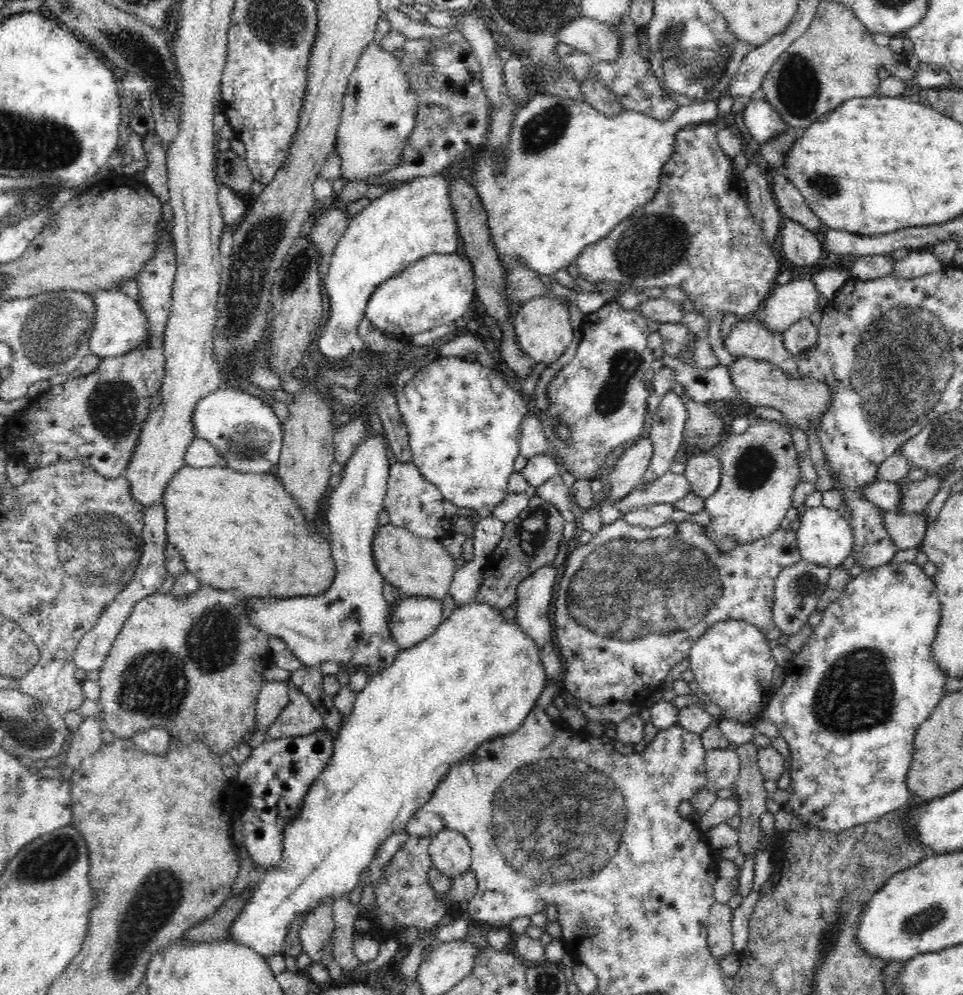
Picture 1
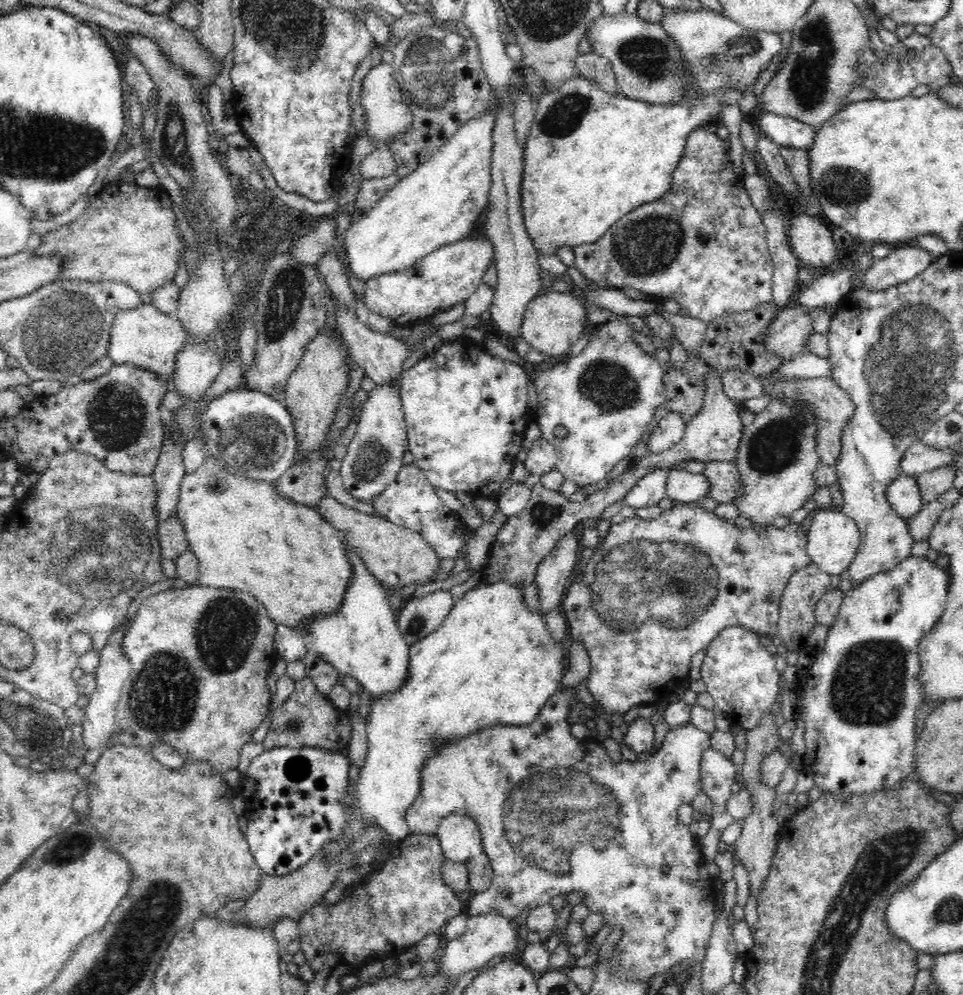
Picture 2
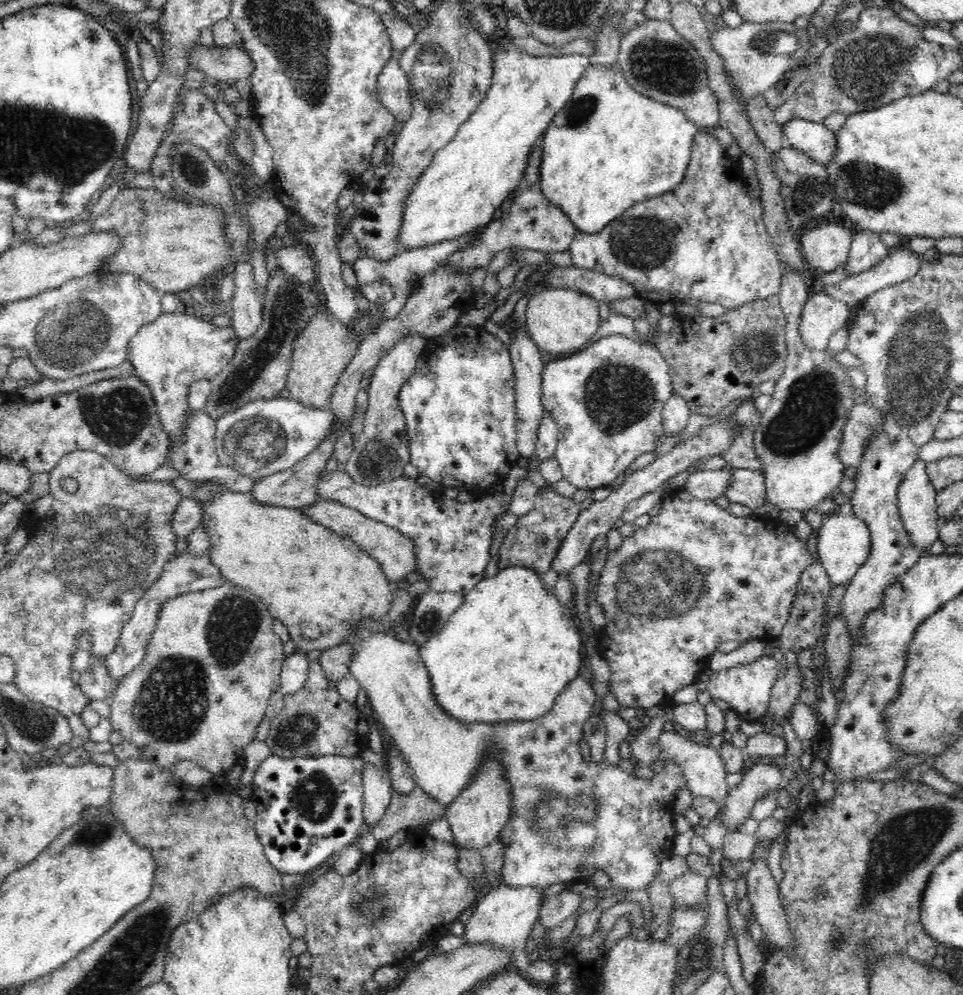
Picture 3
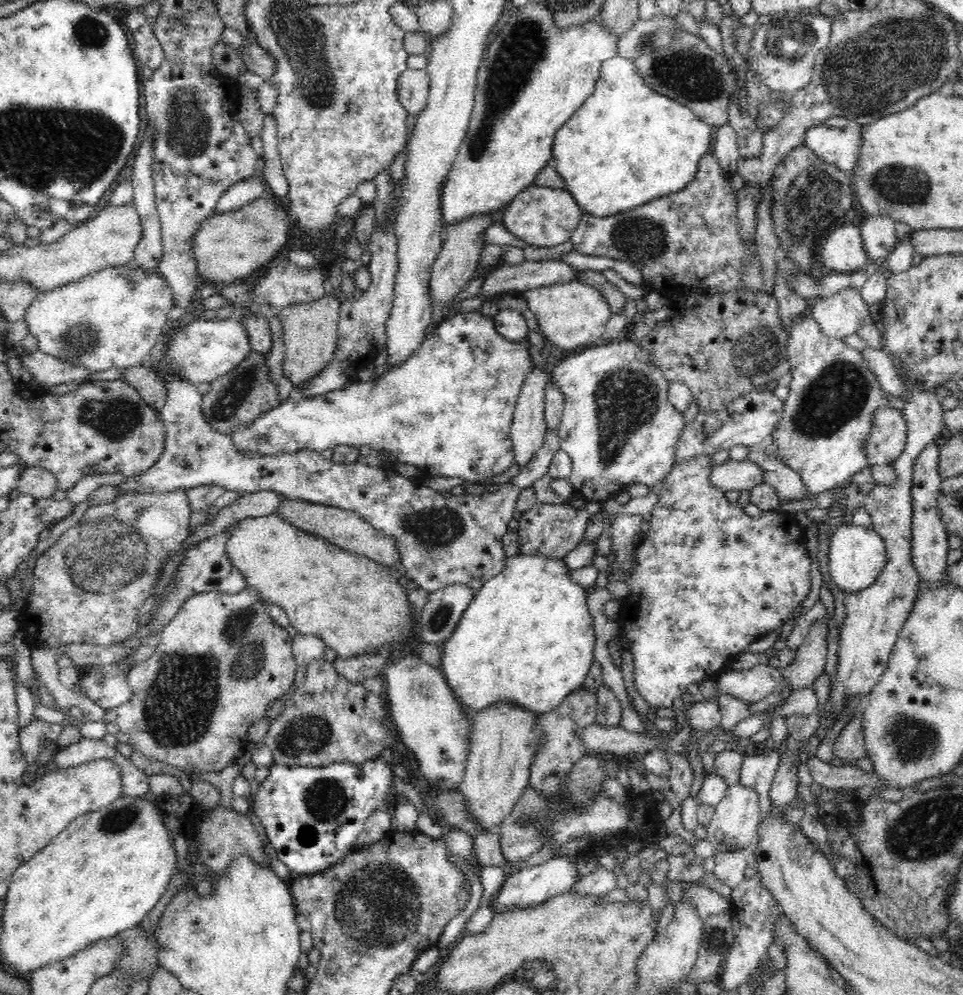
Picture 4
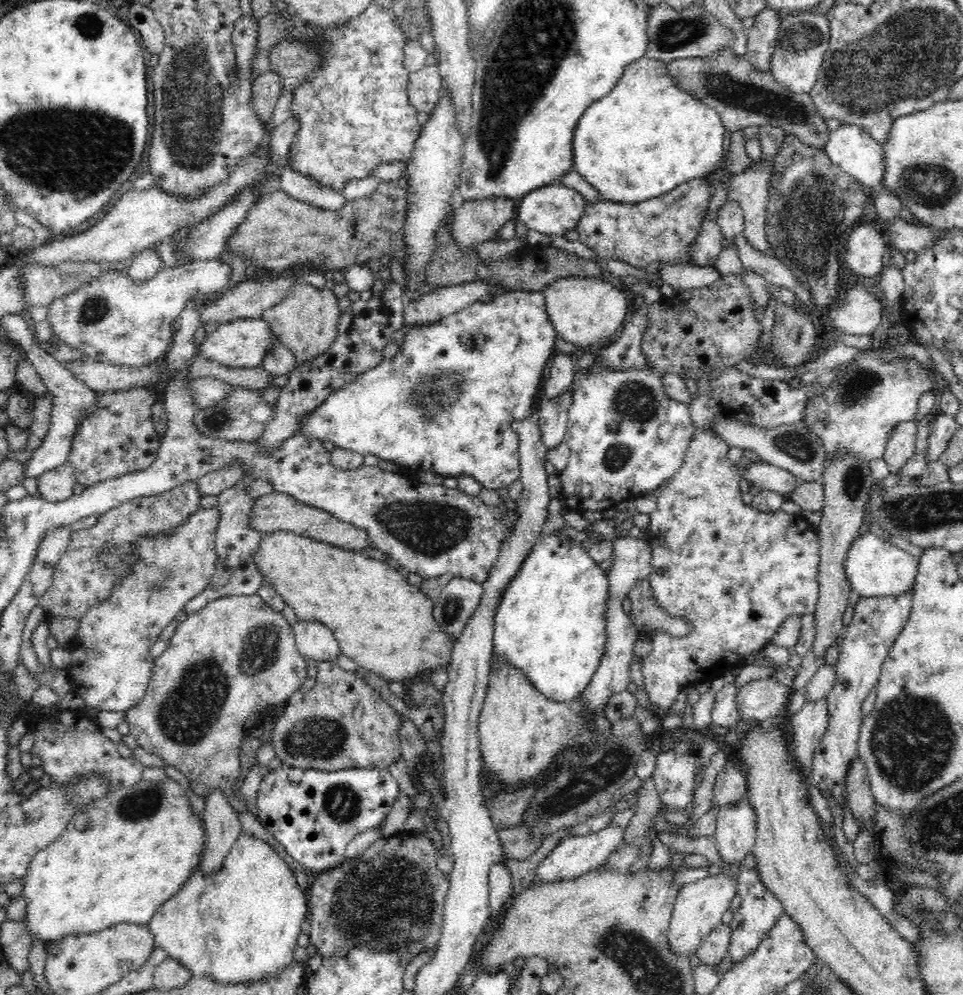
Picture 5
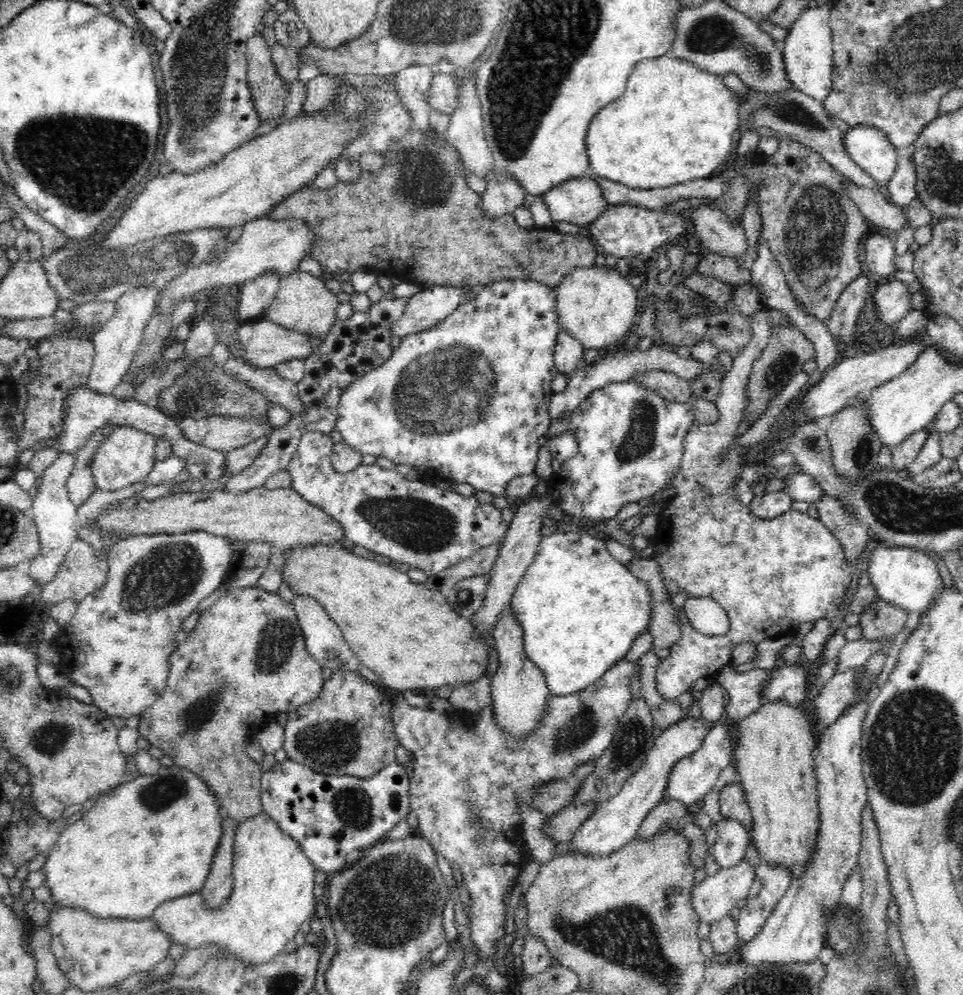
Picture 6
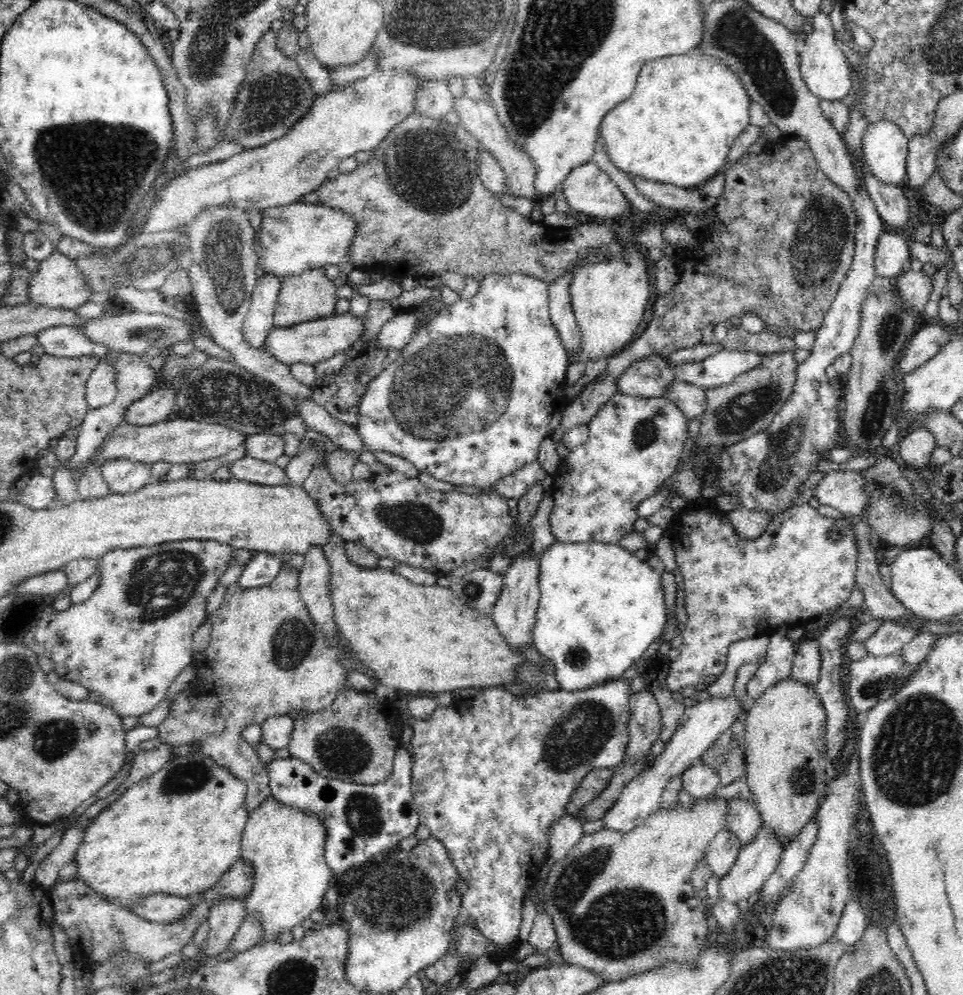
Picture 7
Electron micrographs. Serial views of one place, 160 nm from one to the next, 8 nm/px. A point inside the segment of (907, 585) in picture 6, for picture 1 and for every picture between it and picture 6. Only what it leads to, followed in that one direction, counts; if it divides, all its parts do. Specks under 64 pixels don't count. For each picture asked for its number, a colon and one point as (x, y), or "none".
1: (824, 537)
2: (833, 538)
3: (843, 542)
4: (856, 554)
5: (875, 568)

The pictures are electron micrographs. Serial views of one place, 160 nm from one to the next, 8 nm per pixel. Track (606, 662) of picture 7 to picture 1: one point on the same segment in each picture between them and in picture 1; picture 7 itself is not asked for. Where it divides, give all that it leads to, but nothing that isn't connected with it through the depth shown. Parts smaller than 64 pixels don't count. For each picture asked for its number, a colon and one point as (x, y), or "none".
1: (476, 678)
2: (492, 661)
3: (508, 651)
4: (527, 638)
5: (550, 623)
6: (580, 610)

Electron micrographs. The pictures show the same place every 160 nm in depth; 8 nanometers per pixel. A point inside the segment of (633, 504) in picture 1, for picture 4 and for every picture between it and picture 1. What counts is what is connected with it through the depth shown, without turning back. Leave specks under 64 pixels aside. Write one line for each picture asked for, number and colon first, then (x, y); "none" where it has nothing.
2: (682, 486)
3: (708, 484)
4: (732, 475)

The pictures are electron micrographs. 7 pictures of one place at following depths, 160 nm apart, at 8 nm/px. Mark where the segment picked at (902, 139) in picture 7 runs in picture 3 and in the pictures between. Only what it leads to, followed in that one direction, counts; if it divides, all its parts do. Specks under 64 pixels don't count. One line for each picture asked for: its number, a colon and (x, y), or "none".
3: (813, 138)
4: (840, 147)
5: (849, 146)
6: (869, 148)

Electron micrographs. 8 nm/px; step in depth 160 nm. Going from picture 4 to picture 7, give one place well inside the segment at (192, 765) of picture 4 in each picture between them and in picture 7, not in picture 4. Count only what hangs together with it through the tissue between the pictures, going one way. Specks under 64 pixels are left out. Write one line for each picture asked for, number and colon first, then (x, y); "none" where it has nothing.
5: (225, 667)
6: (245, 661)
7: (266, 657)

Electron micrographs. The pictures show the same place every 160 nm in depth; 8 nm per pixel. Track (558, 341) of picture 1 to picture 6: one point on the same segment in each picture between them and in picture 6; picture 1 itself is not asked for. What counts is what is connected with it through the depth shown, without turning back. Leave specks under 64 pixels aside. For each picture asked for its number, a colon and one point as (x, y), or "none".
2: (553, 322)
3: (558, 320)
4: (570, 314)
5: (582, 310)
6: (596, 306)

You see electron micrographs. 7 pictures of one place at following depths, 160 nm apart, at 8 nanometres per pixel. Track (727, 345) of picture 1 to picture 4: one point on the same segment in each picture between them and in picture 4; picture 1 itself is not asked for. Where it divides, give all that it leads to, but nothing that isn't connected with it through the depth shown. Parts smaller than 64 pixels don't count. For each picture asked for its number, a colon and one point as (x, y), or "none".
2: (787, 336)
3: (823, 315)
4: (840, 315)

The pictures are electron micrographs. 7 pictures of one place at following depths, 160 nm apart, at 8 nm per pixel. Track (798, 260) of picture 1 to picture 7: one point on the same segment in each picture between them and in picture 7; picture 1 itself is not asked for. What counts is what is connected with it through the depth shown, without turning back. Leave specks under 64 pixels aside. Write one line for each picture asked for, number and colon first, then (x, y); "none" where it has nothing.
2: (811, 240)
3: (827, 247)
4: (843, 251)
5: (864, 248)
6: (878, 252)
7: (891, 252)

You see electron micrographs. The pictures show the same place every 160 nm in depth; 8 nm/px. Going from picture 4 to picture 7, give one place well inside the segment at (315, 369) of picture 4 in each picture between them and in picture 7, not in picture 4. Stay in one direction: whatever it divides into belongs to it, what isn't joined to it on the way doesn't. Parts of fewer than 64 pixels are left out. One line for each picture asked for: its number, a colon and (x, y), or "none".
5: (305, 322)
6: (303, 303)
7: (304, 297)

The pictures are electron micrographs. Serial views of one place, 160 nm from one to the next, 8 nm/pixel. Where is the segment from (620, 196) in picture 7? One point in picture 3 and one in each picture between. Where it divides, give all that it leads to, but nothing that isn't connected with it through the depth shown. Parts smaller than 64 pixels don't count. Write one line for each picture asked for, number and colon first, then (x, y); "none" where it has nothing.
3: (531, 223)
4: (542, 217)
5: (555, 209)
6: (579, 201)

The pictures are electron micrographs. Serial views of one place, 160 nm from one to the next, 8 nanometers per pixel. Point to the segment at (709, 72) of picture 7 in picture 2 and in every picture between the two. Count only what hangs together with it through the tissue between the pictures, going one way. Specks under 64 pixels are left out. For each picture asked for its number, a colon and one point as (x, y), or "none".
2: (590, 158)
3: (609, 147)
4: (626, 145)
5: (648, 136)
6: (674, 123)

